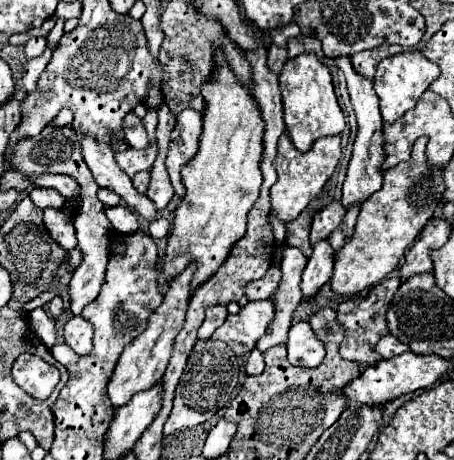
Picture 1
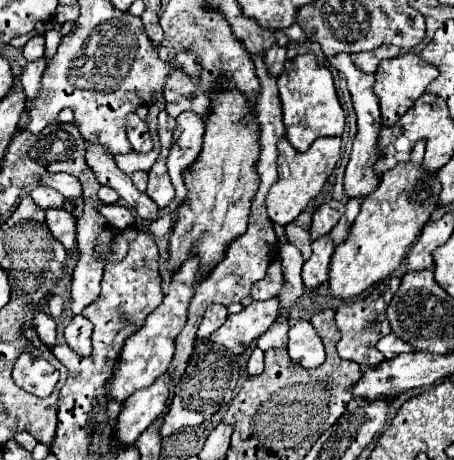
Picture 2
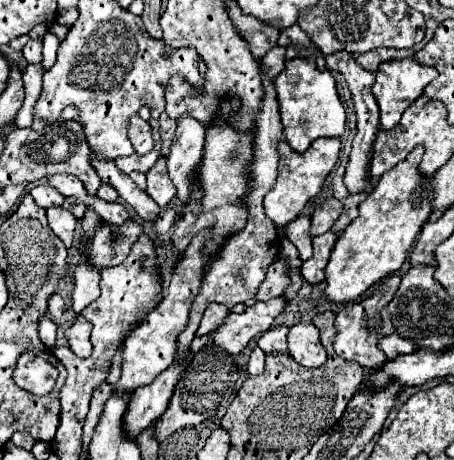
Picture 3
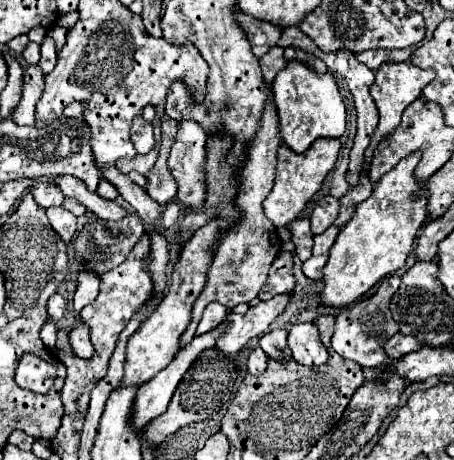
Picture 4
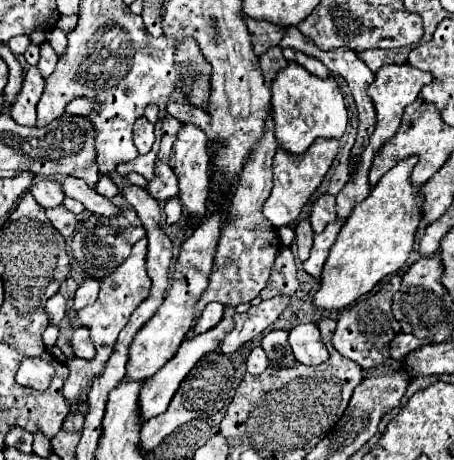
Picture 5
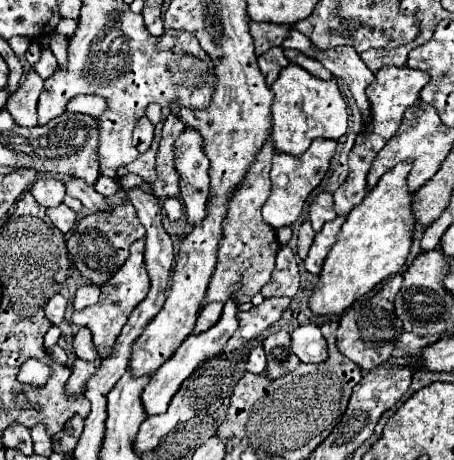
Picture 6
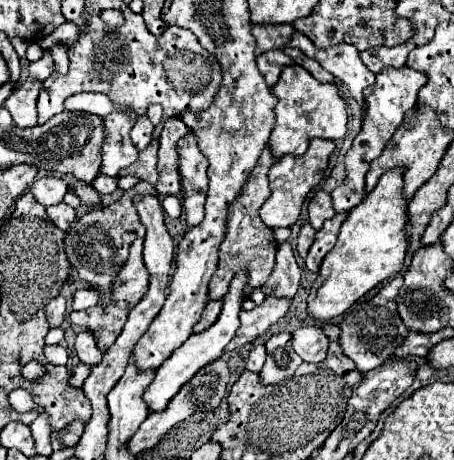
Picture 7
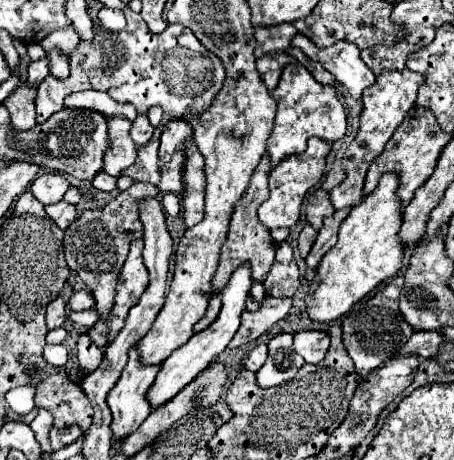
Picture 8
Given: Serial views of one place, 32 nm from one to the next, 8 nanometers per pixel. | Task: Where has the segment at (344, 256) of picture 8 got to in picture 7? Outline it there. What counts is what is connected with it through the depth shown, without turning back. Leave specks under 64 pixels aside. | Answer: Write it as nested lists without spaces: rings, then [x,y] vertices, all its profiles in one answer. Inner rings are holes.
[[[398,166],[378,180],[376,188],[366,194],[362,204],[350,210],[346,222],[340,228],[338,242],[326,254],[318,278],[320,288],[314,298],[308,300],[308,312],[316,320],[332,320],[342,316],[358,298],[370,292],[376,284],[398,274],[404,266],[408,250],[408,198],[404,196],[404,166]]]

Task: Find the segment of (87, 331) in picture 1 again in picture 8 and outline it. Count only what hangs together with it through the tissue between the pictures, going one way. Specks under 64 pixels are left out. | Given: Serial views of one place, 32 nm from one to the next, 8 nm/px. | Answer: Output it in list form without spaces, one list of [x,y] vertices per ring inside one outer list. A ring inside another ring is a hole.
[[[88,334],[78,336],[78,344],[76,344],[76,356],[80,360],[80,366],[86,372],[92,372],[100,366],[104,352],[100,352],[100,348],[96,348],[96,344],[92,344],[92,338]]]

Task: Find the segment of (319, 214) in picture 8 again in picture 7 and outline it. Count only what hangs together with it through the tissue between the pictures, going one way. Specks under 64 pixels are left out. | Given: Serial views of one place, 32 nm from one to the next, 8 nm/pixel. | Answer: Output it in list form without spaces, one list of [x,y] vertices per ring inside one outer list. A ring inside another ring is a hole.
[[[318,190],[316,196],[310,200],[308,204],[308,216],[310,216],[310,224],[314,230],[320,230],[324,220],[332,218],[336,212],[332,208],[332,198],[328,192],[324,190]]]

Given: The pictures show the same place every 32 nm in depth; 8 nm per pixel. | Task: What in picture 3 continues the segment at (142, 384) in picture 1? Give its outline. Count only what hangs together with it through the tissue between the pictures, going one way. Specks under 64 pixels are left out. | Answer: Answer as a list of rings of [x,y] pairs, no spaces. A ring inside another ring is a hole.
[[[202,230],[200,236],[196,236],[192,240],[184,258],[174,268],[174,274],[172,274],[172,280],[168,286],[168,294],[164,296],[164,300],[146,316],[146,320],[140,324],[140,328],[136,328],[136,332],[132,332],[132,336],[128,336],[128,340],[124,342],[124,368],[122,368],[120,380],[116,382],[114,394],[122,396],[124,392],[132,392],[140,386],[148,386],[160,372],[164,372],[174,362],[176,338],[188,324],[192,300],[196,298],[202,278],[204,278],[206,262],[202,256],[202,246],[204,246],[206,238],[208,238],[208,230]]]

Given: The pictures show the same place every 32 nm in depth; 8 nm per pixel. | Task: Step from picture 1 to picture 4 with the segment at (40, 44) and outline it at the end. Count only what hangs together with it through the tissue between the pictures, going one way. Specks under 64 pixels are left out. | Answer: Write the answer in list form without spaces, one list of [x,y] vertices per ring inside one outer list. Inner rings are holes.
[[[28,42],[22,56],[26,58],[28,64],[38,64],[38,60],[40,60],[40,44],[38,42]]]

